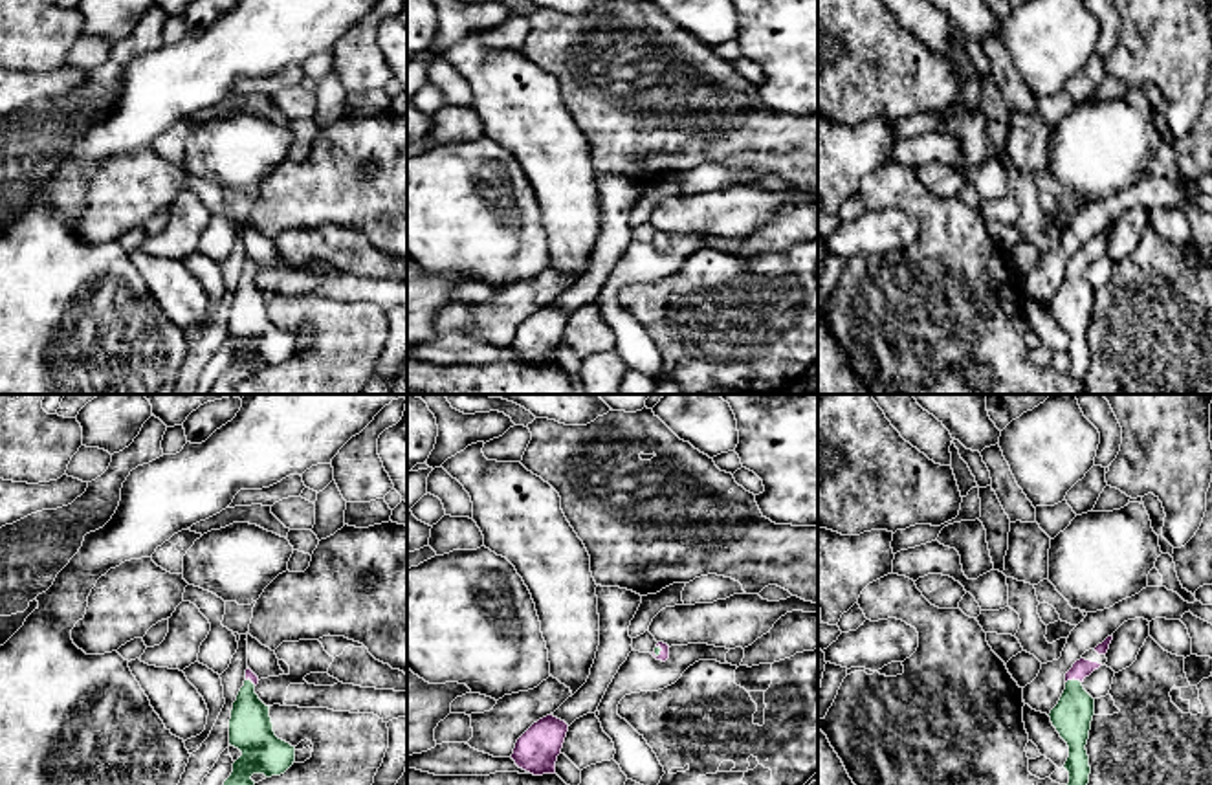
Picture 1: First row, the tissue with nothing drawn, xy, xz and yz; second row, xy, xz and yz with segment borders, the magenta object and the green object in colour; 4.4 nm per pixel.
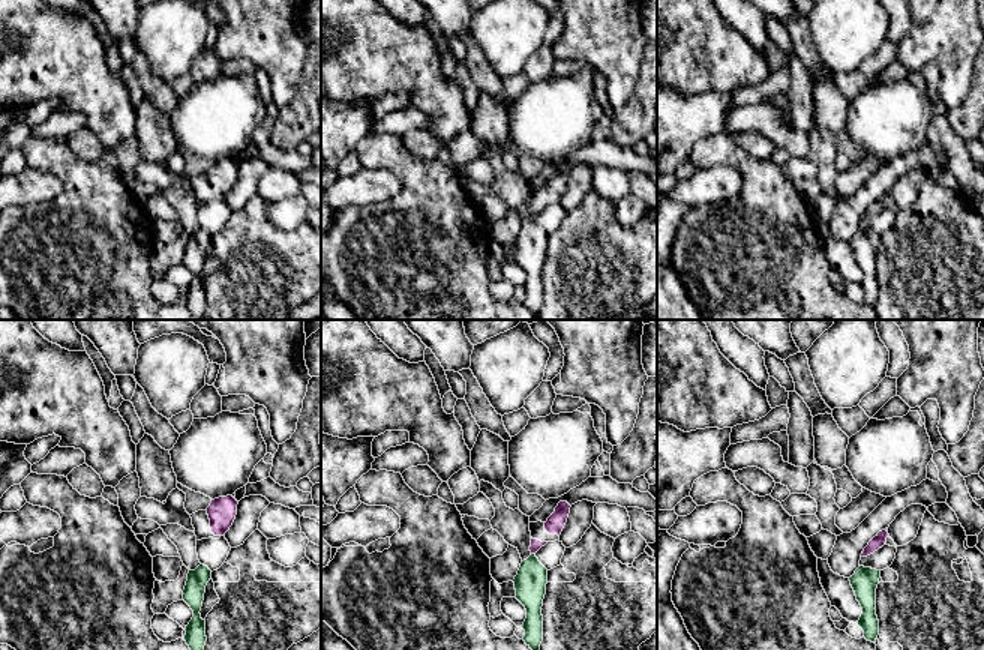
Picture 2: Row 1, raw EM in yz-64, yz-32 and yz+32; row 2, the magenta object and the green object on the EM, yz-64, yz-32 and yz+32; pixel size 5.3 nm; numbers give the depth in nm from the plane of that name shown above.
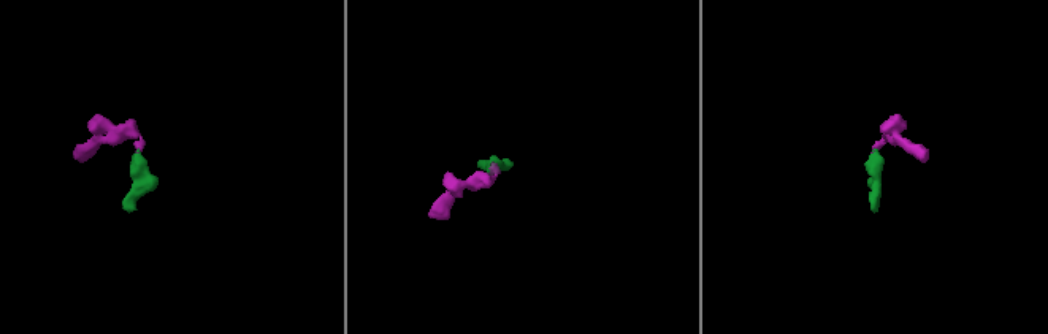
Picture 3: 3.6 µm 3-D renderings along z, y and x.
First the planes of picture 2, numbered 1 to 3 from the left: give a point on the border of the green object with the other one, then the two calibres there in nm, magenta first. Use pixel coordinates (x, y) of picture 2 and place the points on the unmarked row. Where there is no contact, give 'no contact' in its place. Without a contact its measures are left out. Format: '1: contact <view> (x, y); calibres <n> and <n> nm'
1: no contact
2: contact yz-32 (533, 216); calibres 60 and 170 nm
3: no contact

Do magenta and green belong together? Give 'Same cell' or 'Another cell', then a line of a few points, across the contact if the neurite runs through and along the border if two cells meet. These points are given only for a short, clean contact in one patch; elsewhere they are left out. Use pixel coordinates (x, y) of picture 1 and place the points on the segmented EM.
Same cell. Line: yz (1082, 668), (1073, 677), (1071, 718)

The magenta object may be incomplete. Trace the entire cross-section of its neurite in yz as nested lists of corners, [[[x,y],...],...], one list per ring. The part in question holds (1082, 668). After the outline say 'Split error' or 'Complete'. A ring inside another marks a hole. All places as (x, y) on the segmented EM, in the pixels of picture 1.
[[[1113,635],[1107,636],[1095,649],[1082,655],[1080,660],[1065,673],[1065,690],[1058,704],[1051,710],[1049,717],[1060,737],[1069,746],[1069,757],[1063,768],[1069,772],[1067,785],[1089,783],[1089,756],[1085,750],[1091,721],[1095,715],[1095,699],[1084,690],[1082,682],[1100,666],[1106,666],[1106,653]]]. Split error

